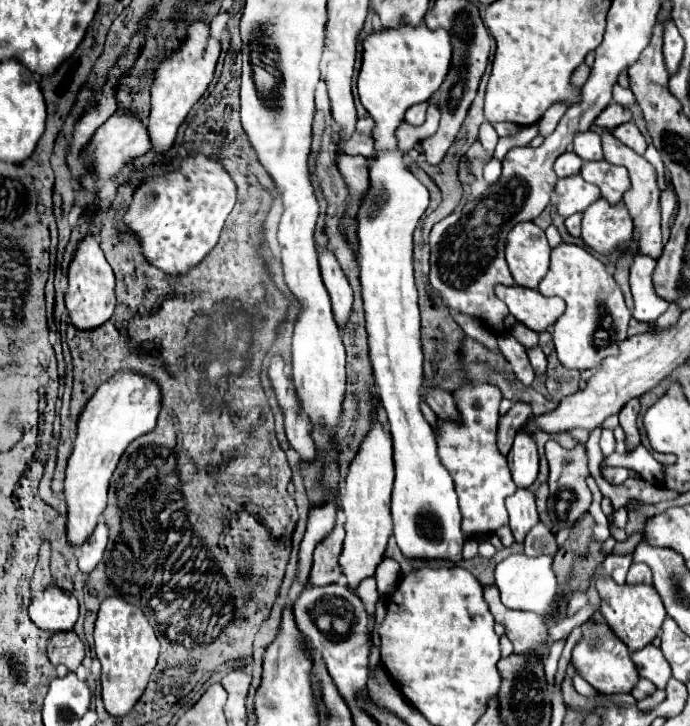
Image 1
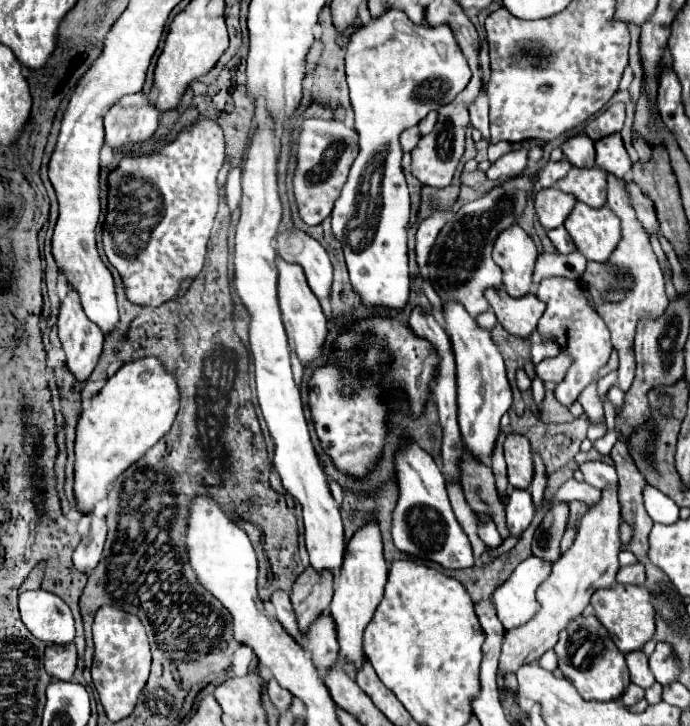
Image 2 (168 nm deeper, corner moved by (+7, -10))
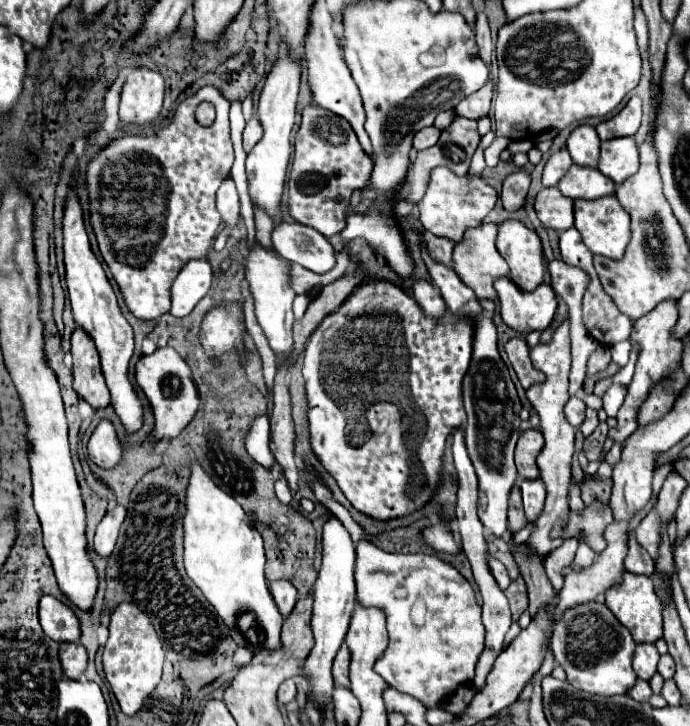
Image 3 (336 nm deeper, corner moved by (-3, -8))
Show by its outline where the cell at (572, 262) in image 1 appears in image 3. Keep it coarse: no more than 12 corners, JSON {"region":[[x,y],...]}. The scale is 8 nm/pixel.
{"region":[[570,398],[564,412],[572,426],[584,420],[586,404],[580,398]]}

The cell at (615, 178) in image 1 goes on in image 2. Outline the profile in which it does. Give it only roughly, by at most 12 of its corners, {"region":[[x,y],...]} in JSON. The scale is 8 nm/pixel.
{"region":[[570,168],[556,188],[592,208],[606,204],[606,172]]}

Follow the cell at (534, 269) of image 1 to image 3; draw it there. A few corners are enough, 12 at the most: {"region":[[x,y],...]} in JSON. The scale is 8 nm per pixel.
{"region":[[518,220],[498,228],[496,248],[512,282],[532,292],[544,282],[538,234]]}

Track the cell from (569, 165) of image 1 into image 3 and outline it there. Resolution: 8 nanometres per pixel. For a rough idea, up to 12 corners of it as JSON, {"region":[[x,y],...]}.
{"region":[[566,150],[554,152],[546,162],[542,184],[556,186],[570,170]]}

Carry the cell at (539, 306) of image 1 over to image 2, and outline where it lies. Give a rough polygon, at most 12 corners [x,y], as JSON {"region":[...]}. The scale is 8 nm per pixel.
{"region":[[488,288],[502,328],[528,338],[544,314],[534,292],[510,298]]}

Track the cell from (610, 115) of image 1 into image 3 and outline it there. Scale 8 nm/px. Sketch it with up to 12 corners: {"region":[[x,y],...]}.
{"region":[[634,96],[614,118],[600,122],[600,140],[634,136],[642,102]]}

